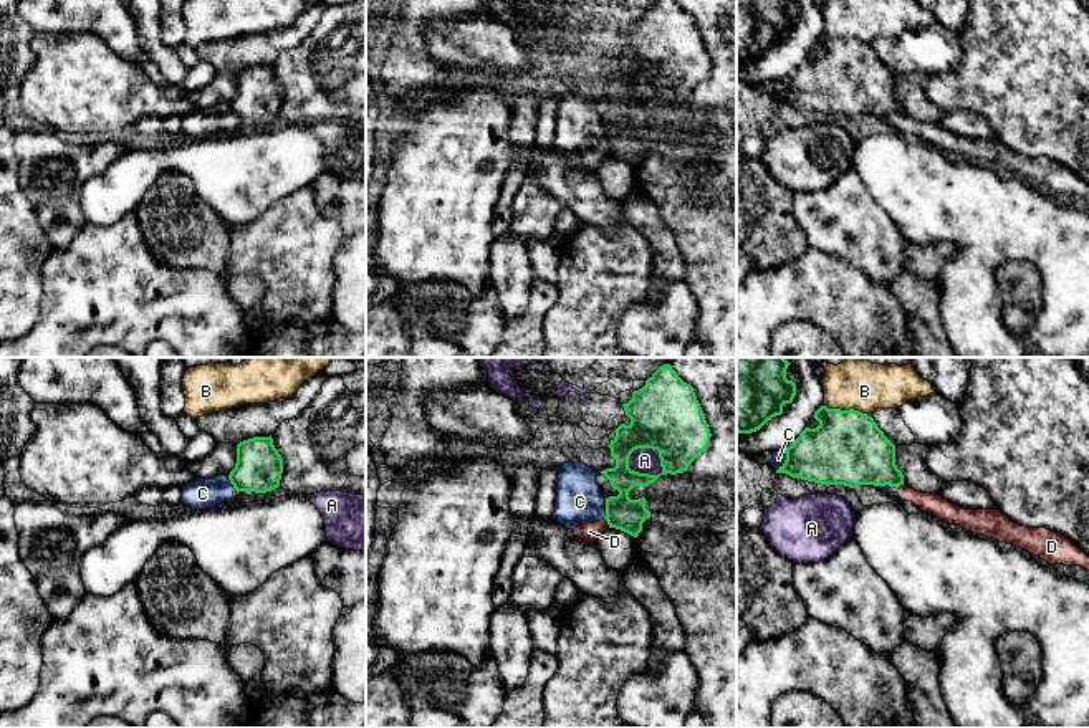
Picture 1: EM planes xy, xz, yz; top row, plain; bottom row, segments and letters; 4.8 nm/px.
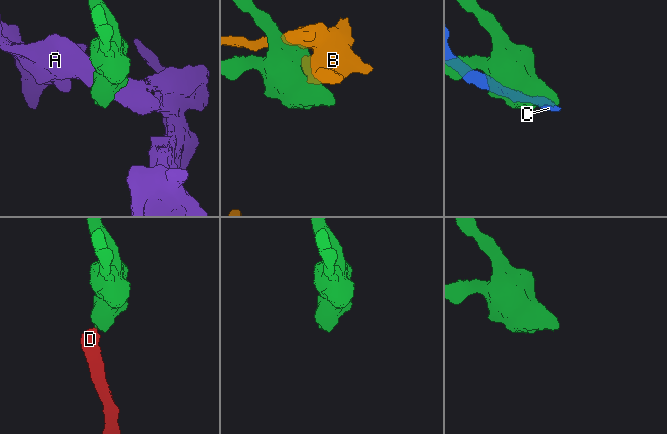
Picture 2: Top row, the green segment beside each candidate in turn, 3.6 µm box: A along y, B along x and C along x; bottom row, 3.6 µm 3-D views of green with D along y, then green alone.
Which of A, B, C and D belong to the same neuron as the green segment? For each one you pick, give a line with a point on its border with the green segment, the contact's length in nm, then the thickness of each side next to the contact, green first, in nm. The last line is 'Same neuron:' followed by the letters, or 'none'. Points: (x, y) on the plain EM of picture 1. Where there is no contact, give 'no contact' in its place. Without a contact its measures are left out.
Same neuron: none

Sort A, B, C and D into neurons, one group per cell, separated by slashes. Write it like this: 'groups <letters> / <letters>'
groups A / B / C D

